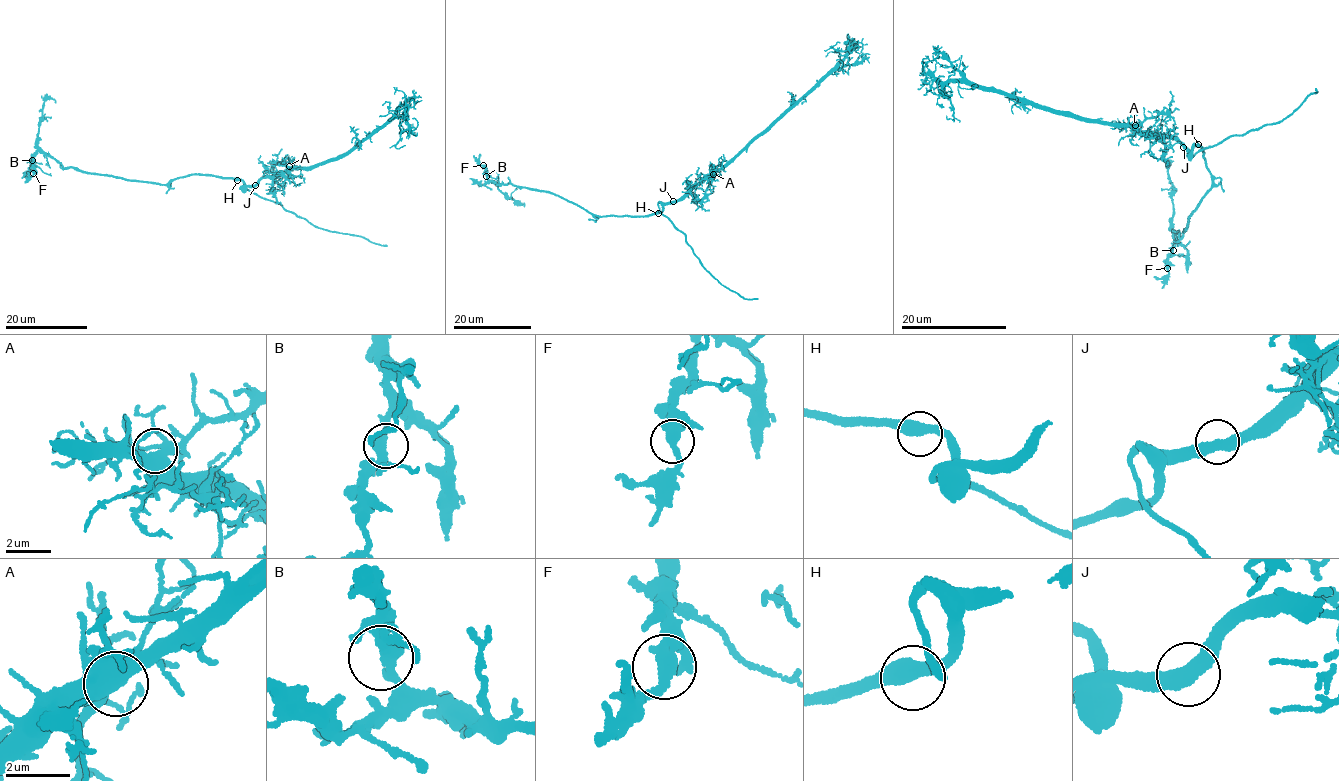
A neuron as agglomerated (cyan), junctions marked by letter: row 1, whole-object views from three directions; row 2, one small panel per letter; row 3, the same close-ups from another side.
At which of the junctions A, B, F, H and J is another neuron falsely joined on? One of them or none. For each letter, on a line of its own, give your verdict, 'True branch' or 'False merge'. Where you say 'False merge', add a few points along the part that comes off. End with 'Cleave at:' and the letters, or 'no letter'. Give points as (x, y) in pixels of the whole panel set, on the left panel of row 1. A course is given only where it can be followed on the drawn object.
A: True branch
B: True branch
F: True branch
H: True branch
J: True branch
Cleave at: no letter

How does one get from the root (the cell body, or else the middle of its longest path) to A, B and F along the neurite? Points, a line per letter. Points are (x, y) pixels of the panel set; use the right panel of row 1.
A: (1188, 148), (1178, 139), (1139, 130), (1135, 125)
B: (1188, 148), (1195, 143), (1201, 148), (1213, 179), (1184, 234), (1181, 237), (1174, 232), (1173, 250)
F: (1188, 148), (1195, 143), (1201, 148), (1213, 179), (1184, 234), (1181, 237), (1174, 232), (1167, 268)

